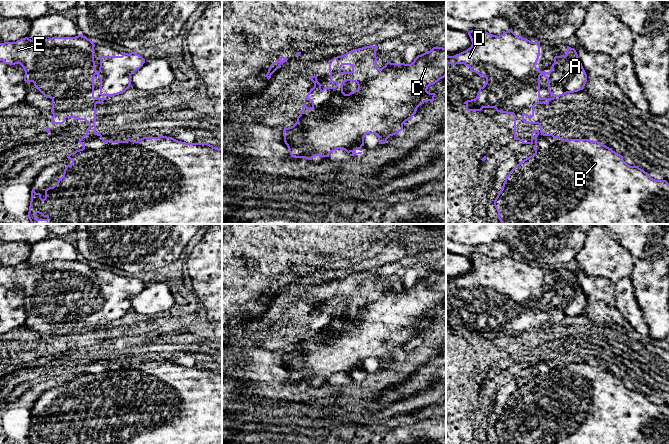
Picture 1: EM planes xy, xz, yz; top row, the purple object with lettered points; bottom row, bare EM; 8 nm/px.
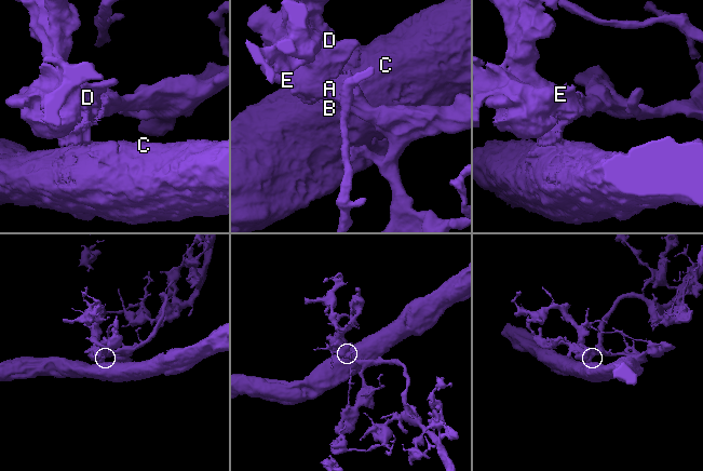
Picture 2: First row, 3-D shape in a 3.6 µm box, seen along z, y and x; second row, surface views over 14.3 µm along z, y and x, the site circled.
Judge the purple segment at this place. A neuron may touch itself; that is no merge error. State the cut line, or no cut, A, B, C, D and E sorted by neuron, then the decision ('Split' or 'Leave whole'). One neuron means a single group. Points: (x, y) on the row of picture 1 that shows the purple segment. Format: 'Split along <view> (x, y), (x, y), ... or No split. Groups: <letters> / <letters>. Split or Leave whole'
Split along xy (103, 140), (97, 144), (83, 147). Groups: A D E / B C. Split

